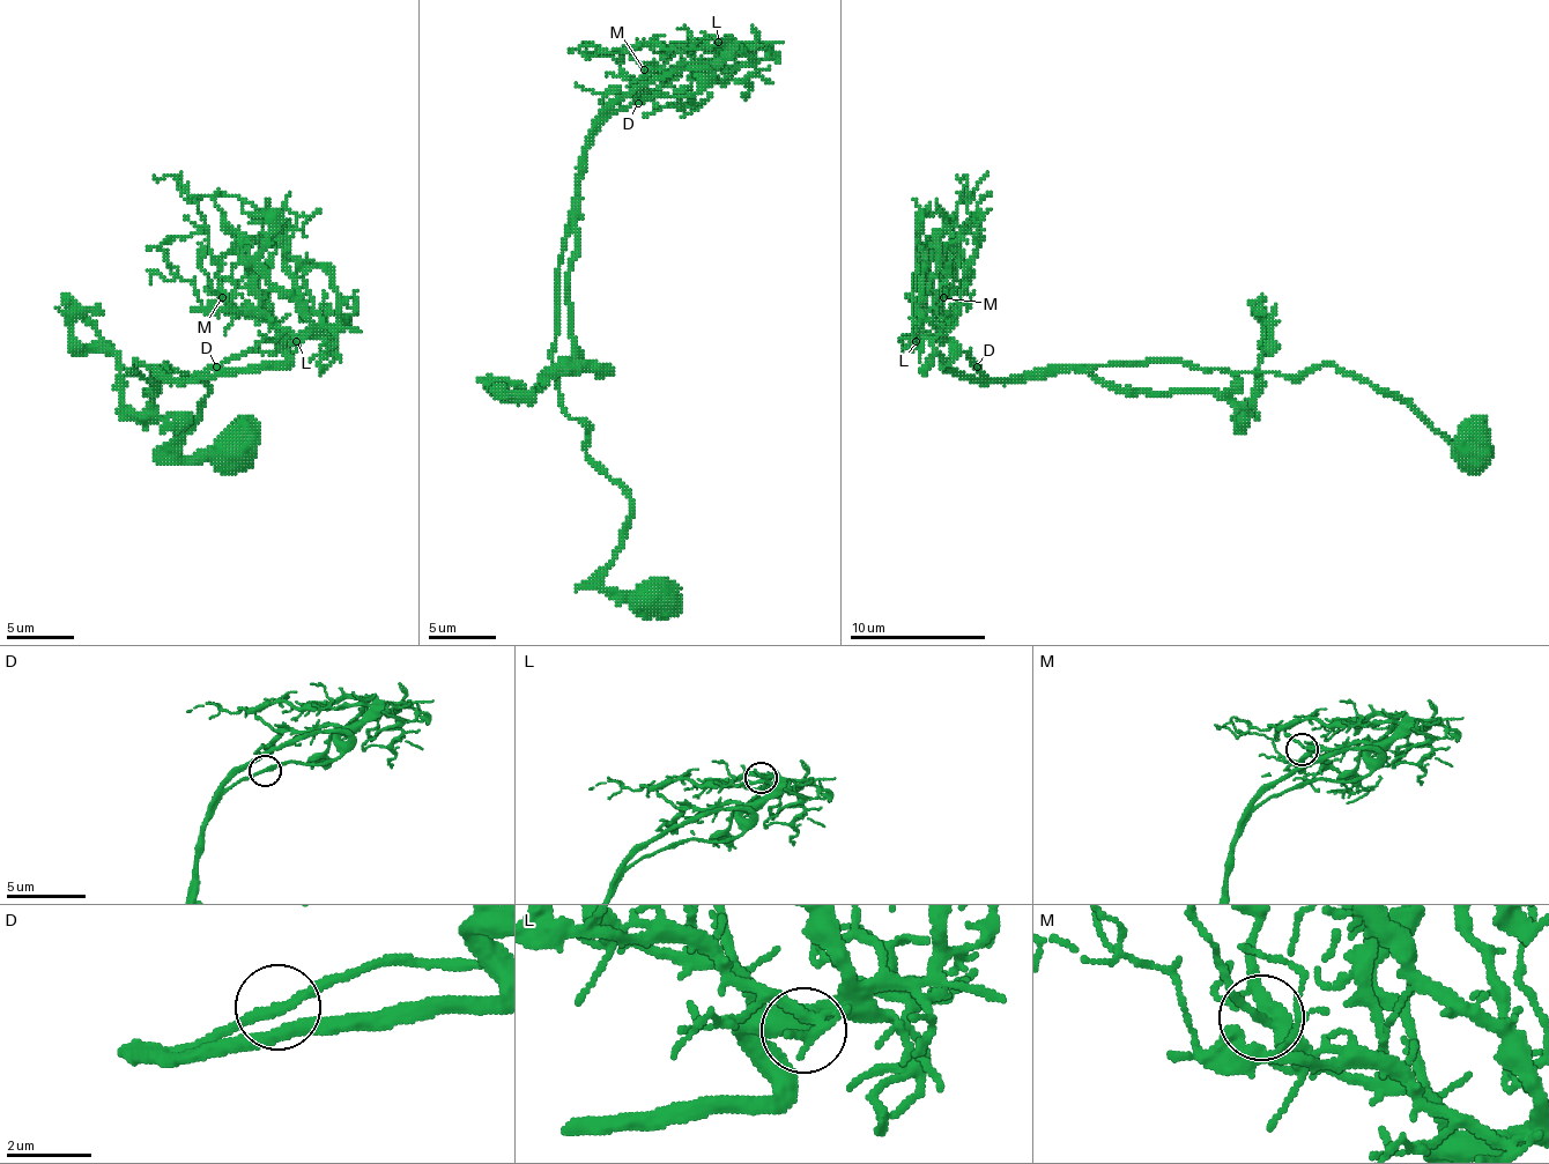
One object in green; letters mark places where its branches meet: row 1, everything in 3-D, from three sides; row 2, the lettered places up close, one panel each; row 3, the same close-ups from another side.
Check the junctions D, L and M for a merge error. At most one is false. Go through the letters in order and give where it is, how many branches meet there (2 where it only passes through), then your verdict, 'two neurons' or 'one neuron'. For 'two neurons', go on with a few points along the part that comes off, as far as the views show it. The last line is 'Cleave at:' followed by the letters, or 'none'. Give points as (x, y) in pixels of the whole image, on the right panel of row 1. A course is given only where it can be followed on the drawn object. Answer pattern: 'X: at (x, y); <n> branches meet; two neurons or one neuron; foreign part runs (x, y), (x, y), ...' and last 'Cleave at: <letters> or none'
D: at (977, 367); 2 branches meet; one neuron
L: at (916, 341); 2 branches meet; one neuron
M: at (943, 297); 3 branches meet; one neuron
Cleave at: none

